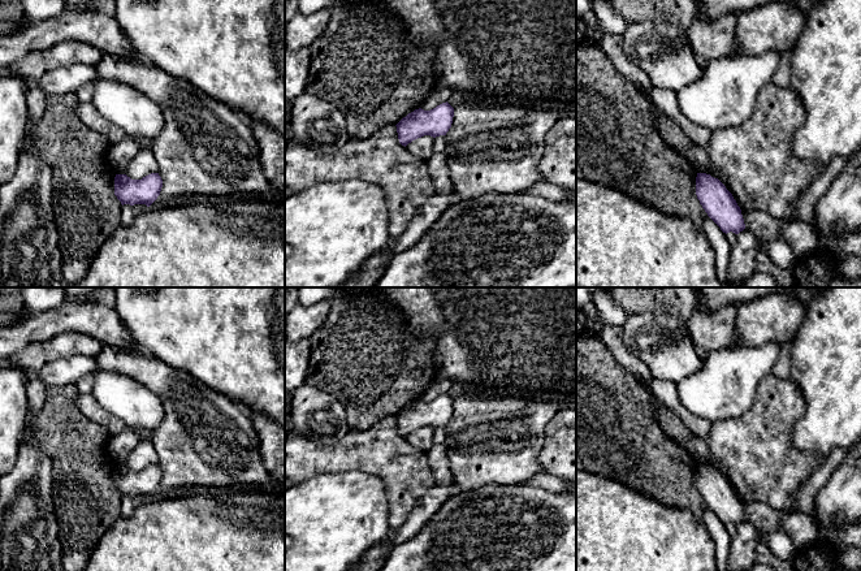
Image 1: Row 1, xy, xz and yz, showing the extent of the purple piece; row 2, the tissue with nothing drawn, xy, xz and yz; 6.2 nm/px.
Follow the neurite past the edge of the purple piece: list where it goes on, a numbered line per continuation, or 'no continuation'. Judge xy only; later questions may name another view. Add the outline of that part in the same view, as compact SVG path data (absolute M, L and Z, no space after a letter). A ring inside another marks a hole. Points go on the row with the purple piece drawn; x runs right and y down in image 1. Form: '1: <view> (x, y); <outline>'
no continuation

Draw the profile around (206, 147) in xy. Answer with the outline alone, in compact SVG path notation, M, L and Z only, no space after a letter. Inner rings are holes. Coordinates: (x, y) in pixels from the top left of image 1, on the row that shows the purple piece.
M104 53L95 66L96 78L113 79L143 92L163 111L164 129L152 142L152 152L163 179L164 196L248 196L269 191L261 170L260 148L251 122L224 101L216 100L191 82L139 57Z

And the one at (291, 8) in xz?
M285 0L285 51L286 51L286 25L299 12L298 0Z

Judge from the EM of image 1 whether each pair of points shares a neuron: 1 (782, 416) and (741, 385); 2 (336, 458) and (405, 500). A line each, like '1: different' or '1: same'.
1: different
2: same

